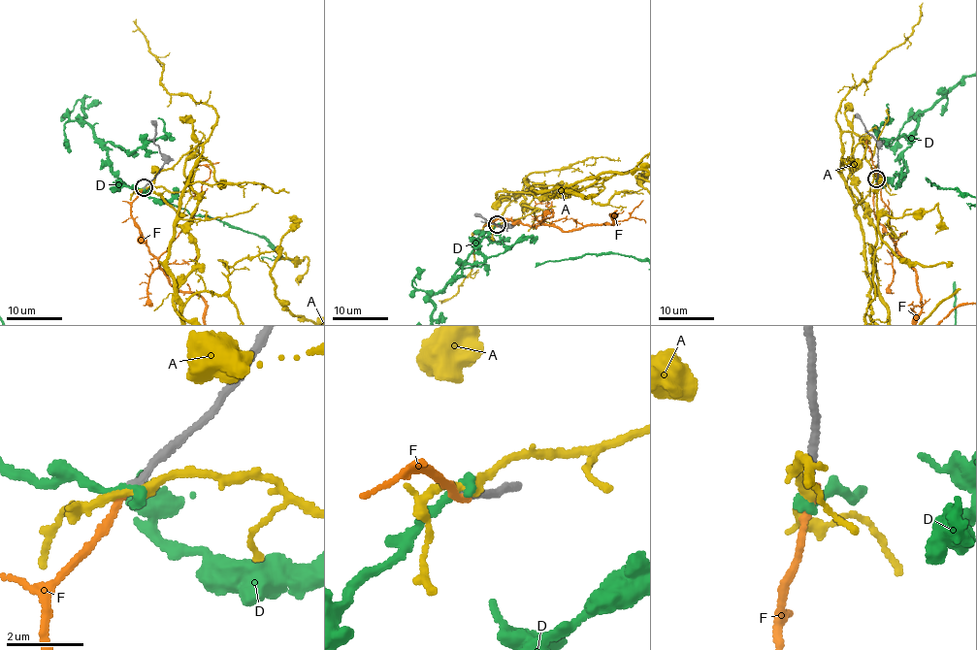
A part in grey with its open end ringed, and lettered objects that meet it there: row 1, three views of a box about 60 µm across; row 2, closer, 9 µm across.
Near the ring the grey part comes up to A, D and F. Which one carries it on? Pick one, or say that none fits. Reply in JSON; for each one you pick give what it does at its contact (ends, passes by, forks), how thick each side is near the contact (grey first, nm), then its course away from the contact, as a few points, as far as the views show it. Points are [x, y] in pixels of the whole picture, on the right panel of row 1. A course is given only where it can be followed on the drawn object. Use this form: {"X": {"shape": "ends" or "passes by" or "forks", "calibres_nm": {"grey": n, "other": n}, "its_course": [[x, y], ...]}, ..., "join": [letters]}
{"join": []}

